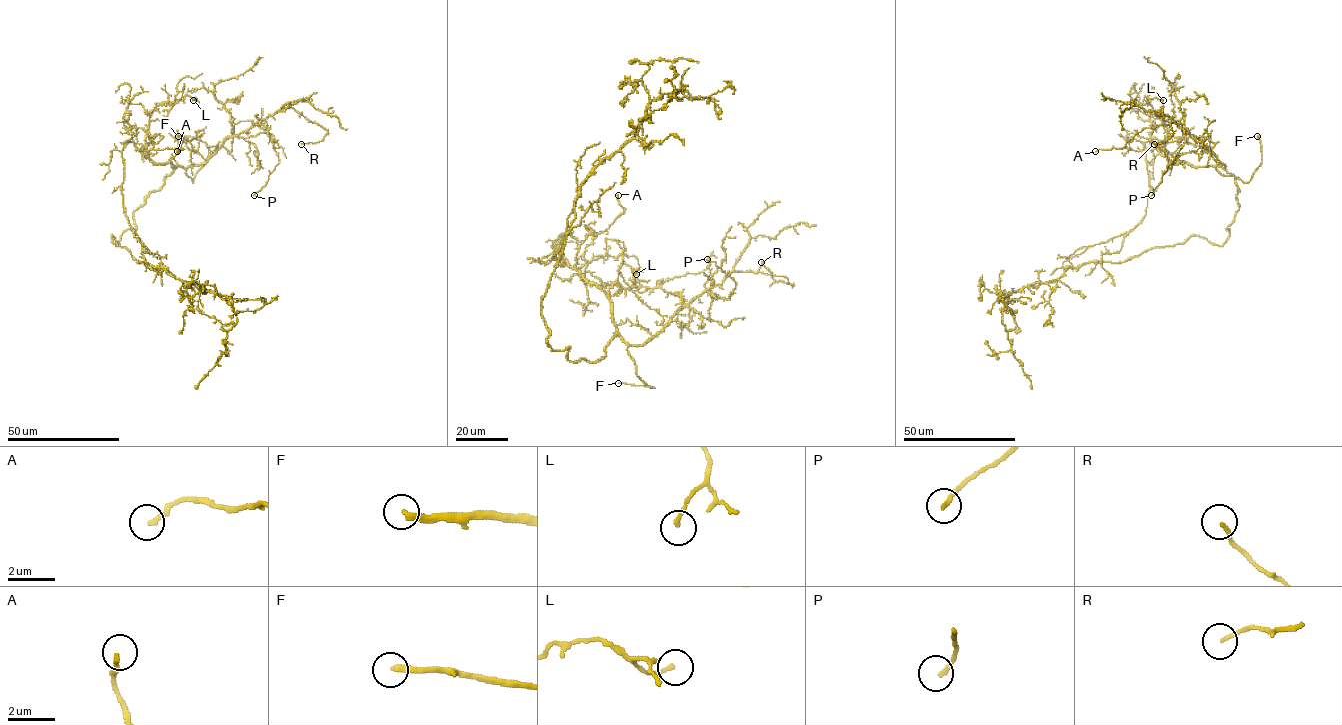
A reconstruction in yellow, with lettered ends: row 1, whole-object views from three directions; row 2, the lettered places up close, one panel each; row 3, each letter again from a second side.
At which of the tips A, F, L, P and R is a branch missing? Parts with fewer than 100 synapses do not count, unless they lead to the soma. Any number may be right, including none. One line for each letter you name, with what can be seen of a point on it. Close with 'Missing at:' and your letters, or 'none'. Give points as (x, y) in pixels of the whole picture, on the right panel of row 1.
F: at (1257, 136)
Missing at: F

